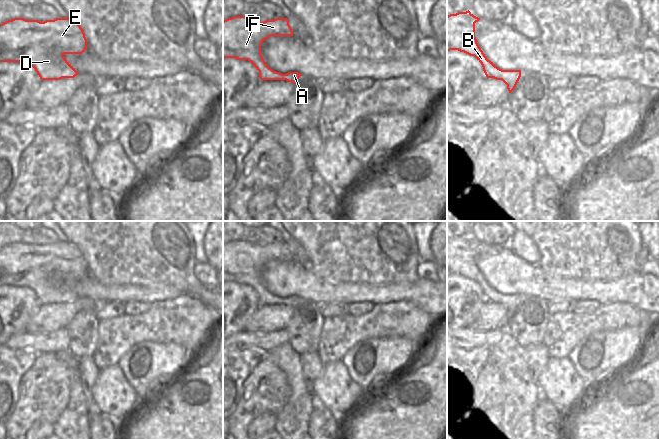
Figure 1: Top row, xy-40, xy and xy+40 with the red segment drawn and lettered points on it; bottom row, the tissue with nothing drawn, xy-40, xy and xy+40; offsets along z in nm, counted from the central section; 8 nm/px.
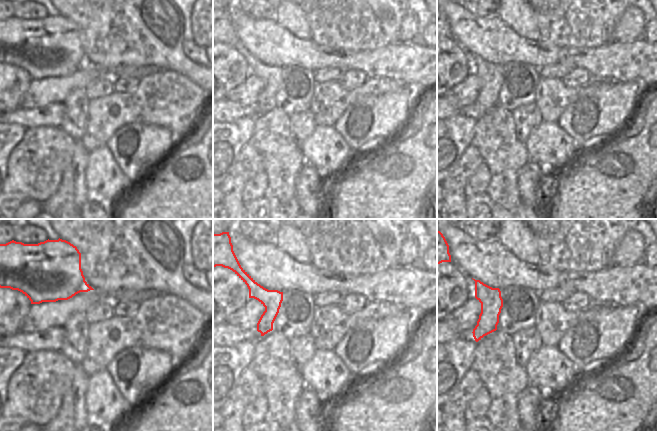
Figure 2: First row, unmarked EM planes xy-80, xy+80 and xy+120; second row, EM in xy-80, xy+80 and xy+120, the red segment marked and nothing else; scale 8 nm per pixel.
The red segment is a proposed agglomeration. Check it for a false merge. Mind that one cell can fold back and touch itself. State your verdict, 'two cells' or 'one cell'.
one cell

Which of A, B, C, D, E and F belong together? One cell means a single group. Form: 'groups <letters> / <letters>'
groups A B C D E F

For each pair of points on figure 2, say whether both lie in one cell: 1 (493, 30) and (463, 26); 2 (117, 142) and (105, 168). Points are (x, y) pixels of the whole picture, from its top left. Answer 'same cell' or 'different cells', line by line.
1: same cell
2: different cells

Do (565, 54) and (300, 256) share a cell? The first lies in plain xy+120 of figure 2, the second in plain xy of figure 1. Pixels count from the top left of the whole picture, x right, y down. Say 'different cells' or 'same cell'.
different cells

